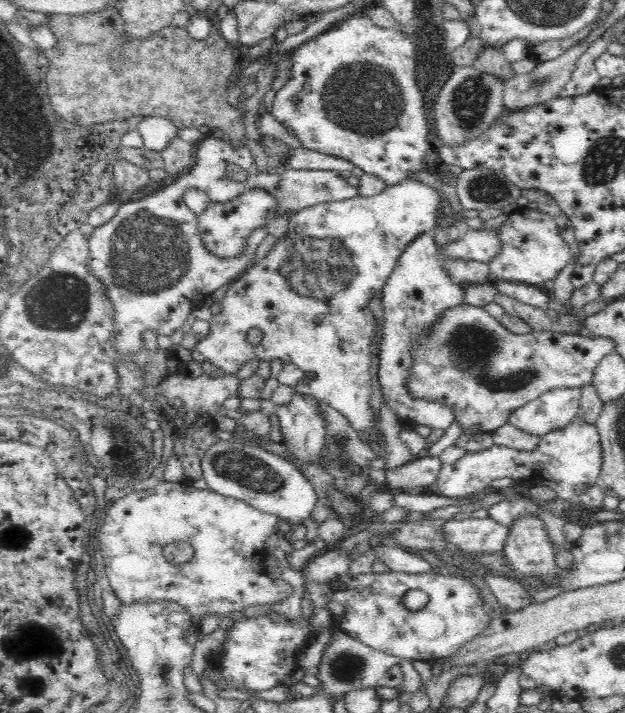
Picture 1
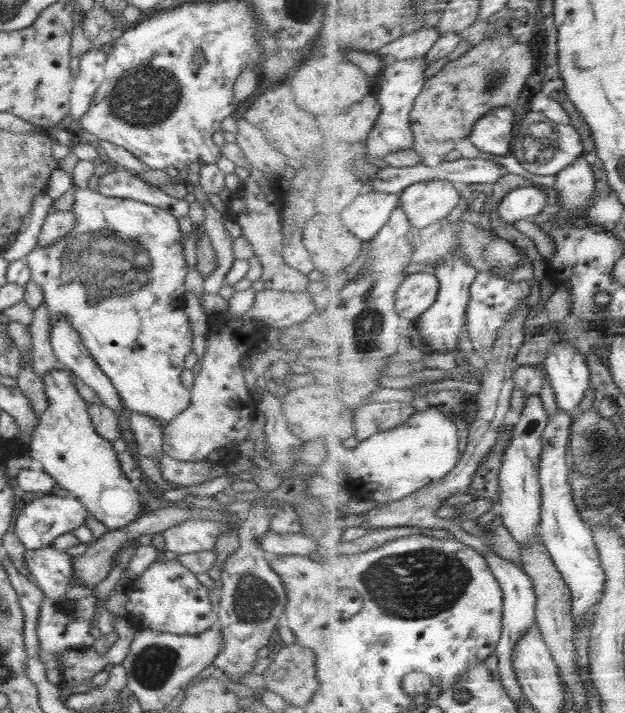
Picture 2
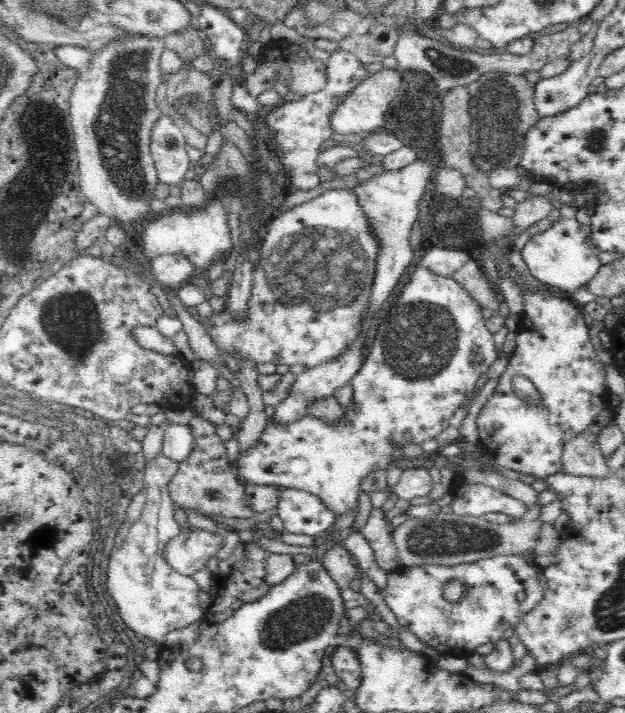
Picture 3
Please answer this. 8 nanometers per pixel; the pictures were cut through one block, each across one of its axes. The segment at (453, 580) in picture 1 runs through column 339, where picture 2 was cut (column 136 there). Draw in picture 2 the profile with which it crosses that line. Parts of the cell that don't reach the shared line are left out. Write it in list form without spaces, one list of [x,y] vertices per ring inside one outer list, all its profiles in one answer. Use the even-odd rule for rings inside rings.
[[[162,555],[123,590],[128,596],[126,618],[137,629],[150,629],[179,635],[196,635],[217,625],[209,590],[189,568]]]

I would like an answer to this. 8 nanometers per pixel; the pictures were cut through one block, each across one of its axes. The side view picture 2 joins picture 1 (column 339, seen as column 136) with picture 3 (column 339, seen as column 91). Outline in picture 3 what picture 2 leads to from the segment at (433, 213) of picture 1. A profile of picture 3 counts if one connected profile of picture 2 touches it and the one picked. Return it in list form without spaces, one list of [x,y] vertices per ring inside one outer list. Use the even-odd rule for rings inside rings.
[[[330,189],[314,199],[277,213],[265,228],[258,243],[258,260],[252,270],[252,296],[246,318],[235,320],[229,308],[201,317],[207,334],[218,349],[226,349],[237,360],[254,360],[257,364],[303,365],[316,368],[342,356],[358,338],[363,316],[370,302],[379,242],[371,232],[367,216],[356,194],[348,189]]]

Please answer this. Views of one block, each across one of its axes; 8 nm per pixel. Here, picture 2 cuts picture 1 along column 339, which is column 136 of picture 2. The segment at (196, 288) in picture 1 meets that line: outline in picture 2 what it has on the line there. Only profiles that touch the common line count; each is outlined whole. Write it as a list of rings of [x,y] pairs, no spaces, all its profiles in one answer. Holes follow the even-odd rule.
[[[117,166],[114,171],[99,178],[97,191],[104,196],[138,200],[152,206],[166,209],[172,216],[188,216],[189,203],[180,198],[164,193],[157,186],[150,185],[133,171]]]

